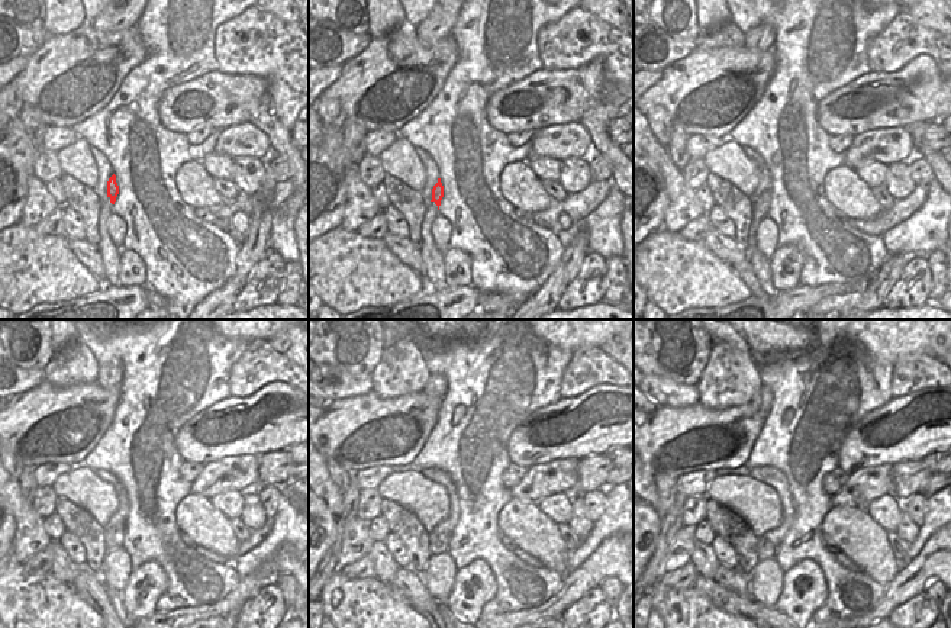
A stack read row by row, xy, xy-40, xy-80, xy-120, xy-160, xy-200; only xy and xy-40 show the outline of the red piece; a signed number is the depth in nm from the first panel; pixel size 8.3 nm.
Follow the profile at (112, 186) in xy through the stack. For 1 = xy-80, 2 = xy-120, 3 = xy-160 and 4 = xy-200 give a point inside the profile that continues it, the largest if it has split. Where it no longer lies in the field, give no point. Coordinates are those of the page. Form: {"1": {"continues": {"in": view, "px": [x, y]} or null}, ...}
{"1": {"continues": {"in": "xy-80", "px": [763, 195]}}, "2": {"continues": {"in": "xy-120", "px": [116, 525]}}, "3": {"continues": {"in": "xy-160", "px": [439, 535]}}, "4": {"continues": {"in": "xy-200", "px": [766, 548]}}}

